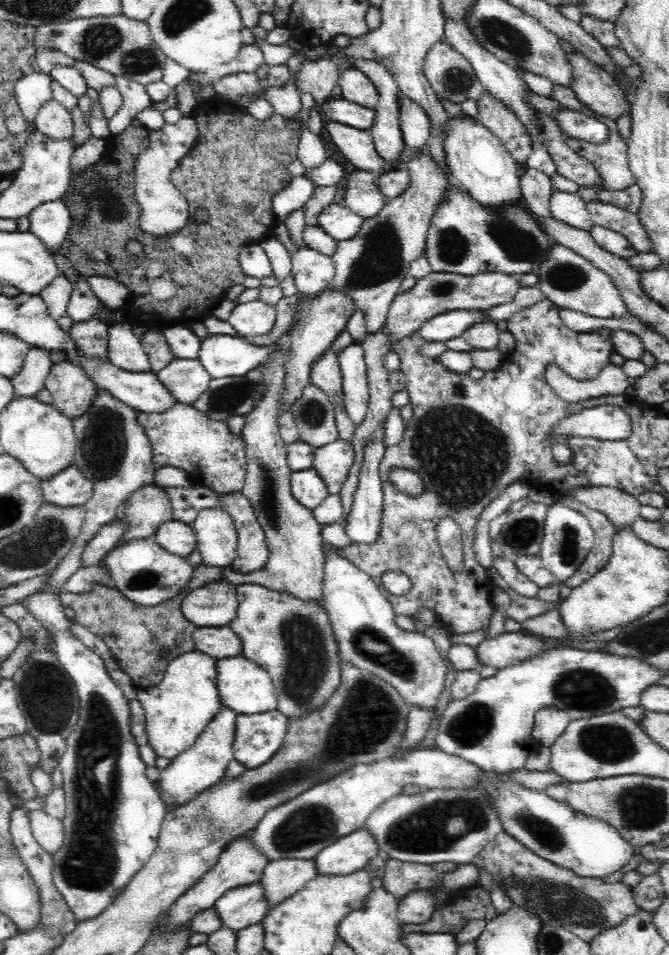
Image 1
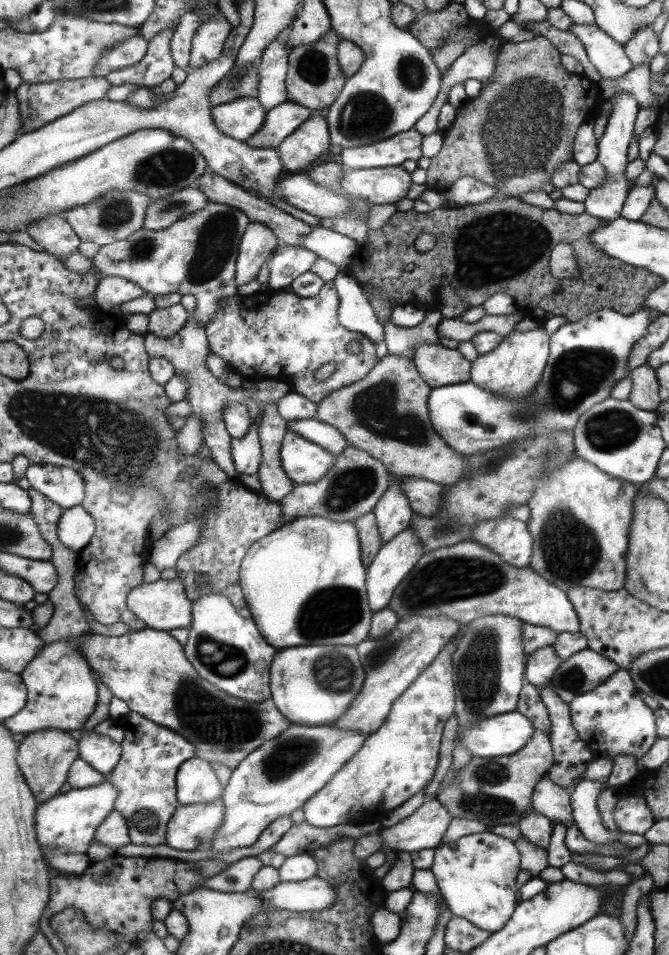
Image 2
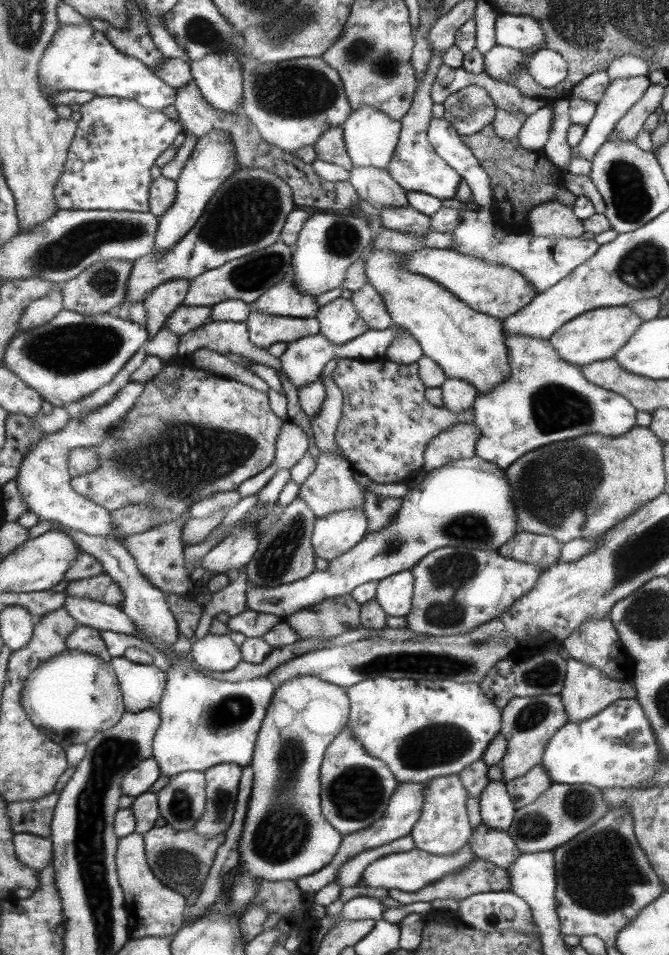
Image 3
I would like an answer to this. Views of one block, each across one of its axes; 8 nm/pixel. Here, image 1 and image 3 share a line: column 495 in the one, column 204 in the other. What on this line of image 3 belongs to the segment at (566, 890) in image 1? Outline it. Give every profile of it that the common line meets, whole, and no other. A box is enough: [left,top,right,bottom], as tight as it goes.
[143,825,224,898]

